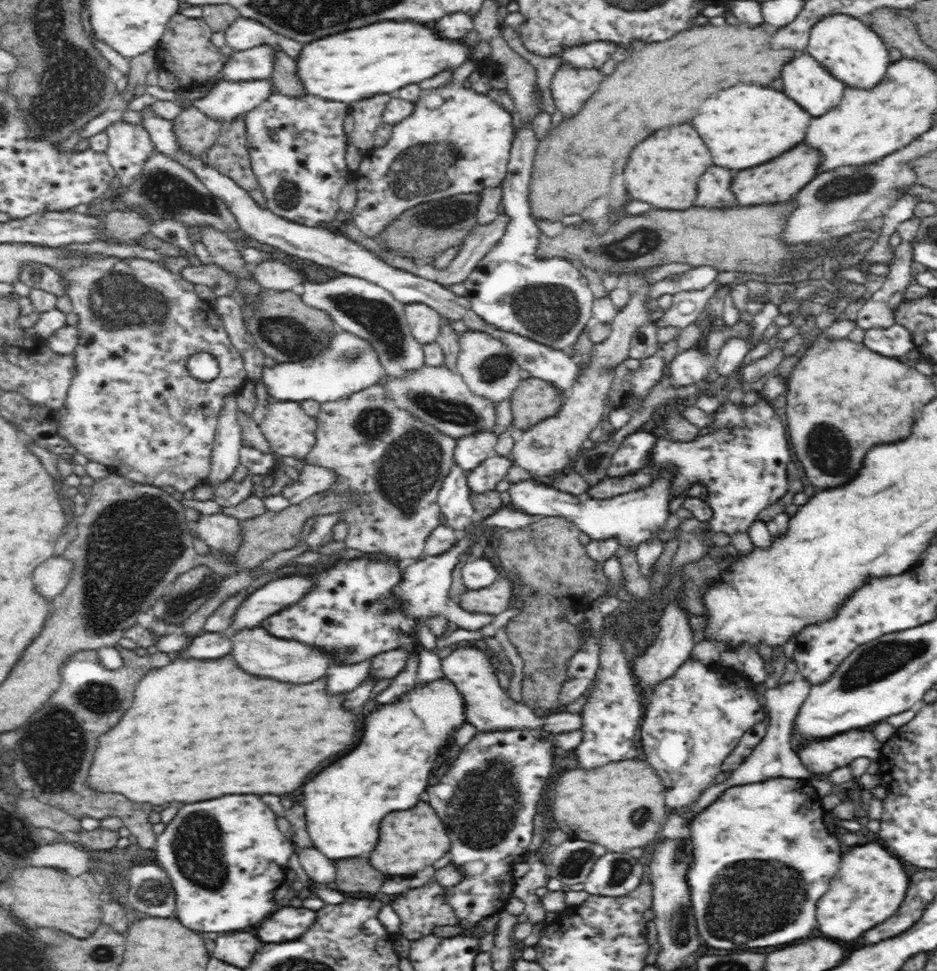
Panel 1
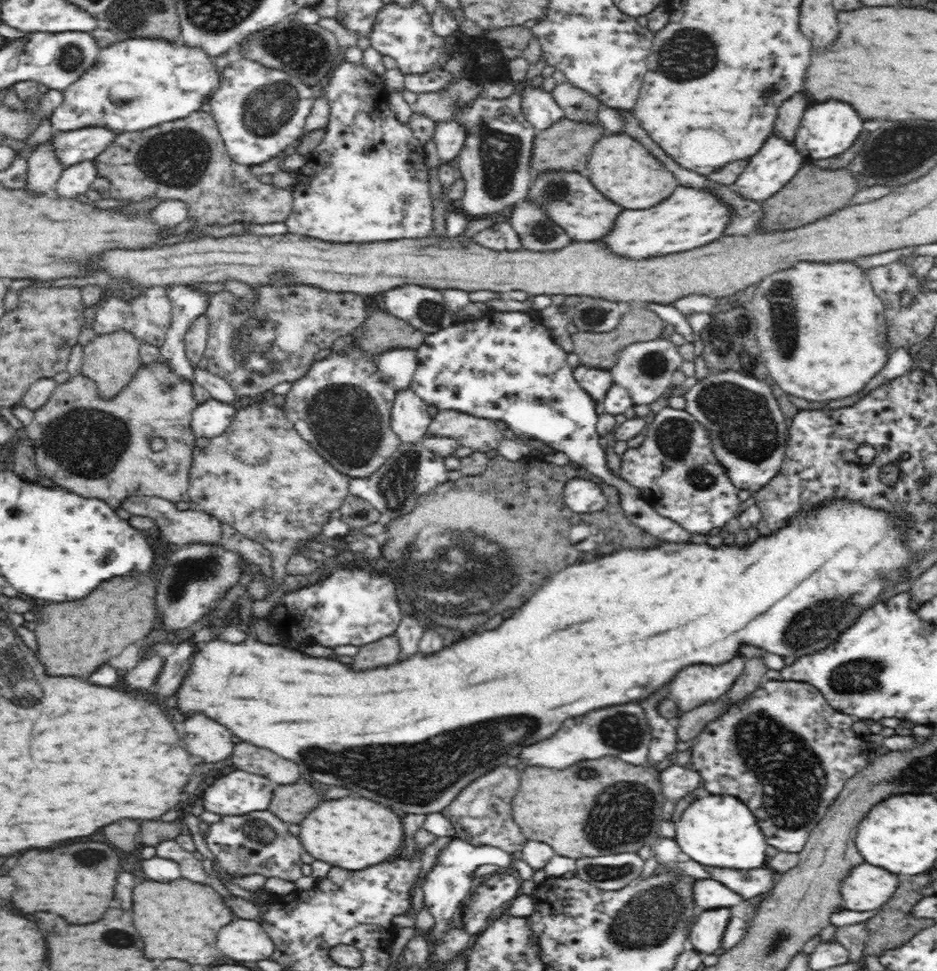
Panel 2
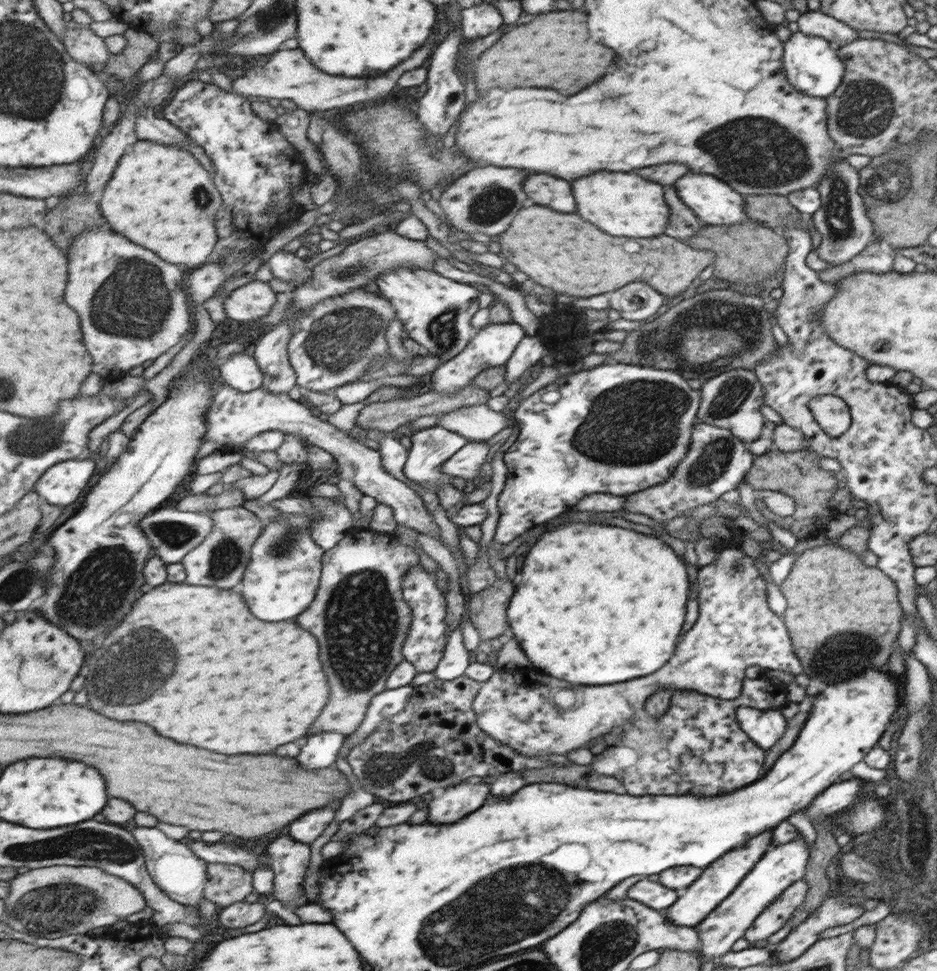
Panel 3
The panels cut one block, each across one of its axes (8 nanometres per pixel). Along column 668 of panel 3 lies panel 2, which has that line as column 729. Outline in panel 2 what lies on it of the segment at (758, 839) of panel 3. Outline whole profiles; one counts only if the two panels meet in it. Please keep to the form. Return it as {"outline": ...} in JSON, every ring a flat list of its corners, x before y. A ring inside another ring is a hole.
{"outline":[[730,907,704,909,690,928,689,937,694,950,699,954,712,955,721,948,730,918]]}

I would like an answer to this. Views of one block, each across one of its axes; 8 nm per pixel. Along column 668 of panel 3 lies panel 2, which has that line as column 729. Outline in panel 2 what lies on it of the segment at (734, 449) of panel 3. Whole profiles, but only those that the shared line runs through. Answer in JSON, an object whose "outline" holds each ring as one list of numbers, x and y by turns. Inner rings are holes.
{"outline":[[668,405,656,413,652,422,646,426,648,427,648,432,644,432,645,439,640,447,636,449,628,449,626,452,624,452,624,454,622,454,620,477,626,480,626,482,628,482,630,485,638,488,638,491,640,491,643,499,648,501,648,504,653,506,656,513,664,516,666,519,678,523,678,525,682,526,682,529,687,530,690,534,698,533,704,535,707,535,707,533,713,528,722,529,730,519,738,516,738,505,741,503,741,501,737,496,741,490,731,482,731,479,729,476,727,476,726,468,723,468,722,464,715,459,714,452,711,450,710,446,710,435,706,434,706,428,704,428,702,424,698,423,698,420,688,413,686,409,674,409]]}

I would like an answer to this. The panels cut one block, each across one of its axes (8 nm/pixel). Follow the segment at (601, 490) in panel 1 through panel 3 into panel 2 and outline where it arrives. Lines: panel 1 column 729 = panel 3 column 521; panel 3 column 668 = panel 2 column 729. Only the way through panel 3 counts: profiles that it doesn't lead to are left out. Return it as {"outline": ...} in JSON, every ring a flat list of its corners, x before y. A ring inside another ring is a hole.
{"outline":[[727,369,711,372,696,382,684,397,686,411,710,432,715,459,726,468,727,476,738,489,760,491,778,475,786,454,788,427,780,404,766,382]]}

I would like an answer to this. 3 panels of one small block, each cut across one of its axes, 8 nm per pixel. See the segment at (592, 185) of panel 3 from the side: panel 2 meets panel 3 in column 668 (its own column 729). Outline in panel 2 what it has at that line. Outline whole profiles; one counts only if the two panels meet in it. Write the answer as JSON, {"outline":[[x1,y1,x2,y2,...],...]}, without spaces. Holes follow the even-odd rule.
{"outline":[[678,186,670,198,648,210,624,210,614,224,614,232,602,240,610,244,610,252,632,260,654,258,674,252,686,252,704,246,722,236,730,220,730,208,716,200,713,192]]}

